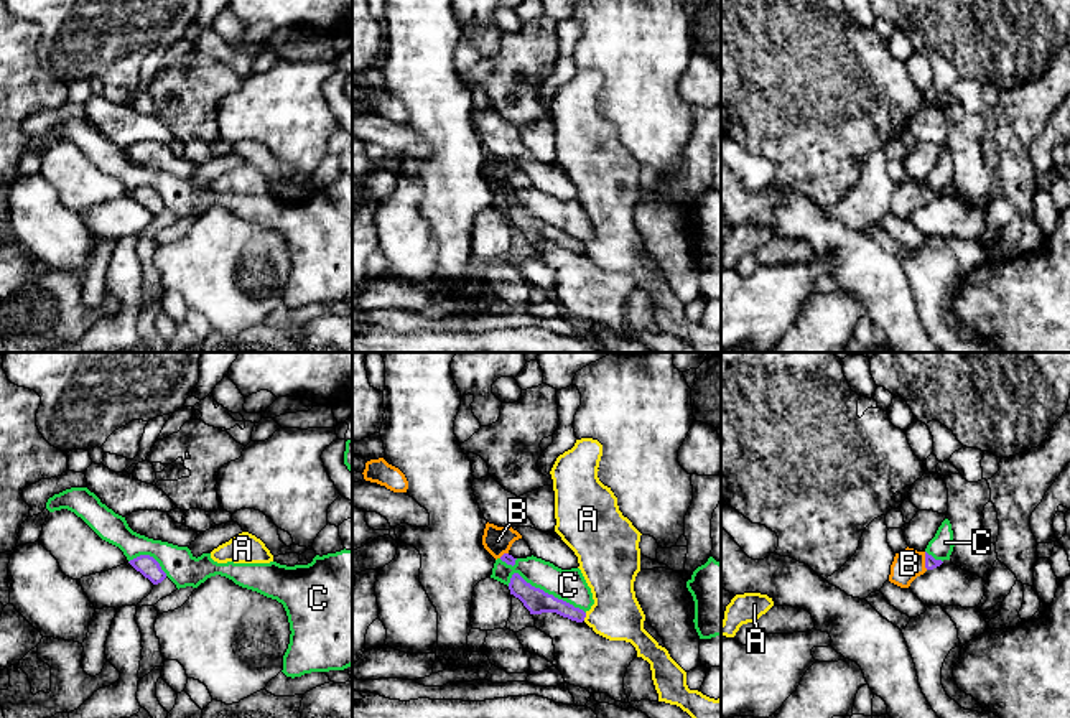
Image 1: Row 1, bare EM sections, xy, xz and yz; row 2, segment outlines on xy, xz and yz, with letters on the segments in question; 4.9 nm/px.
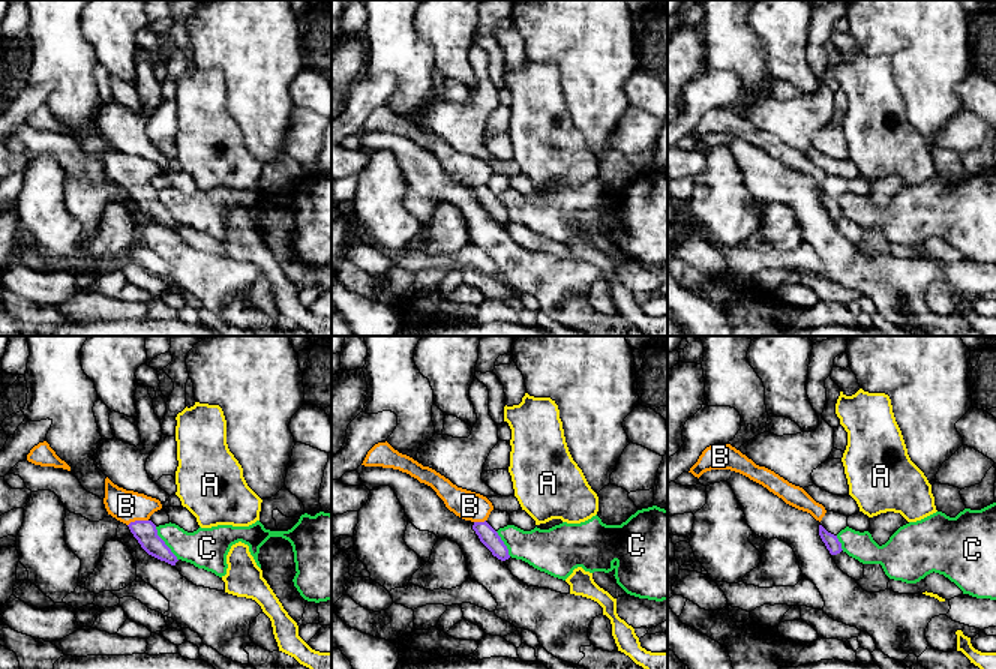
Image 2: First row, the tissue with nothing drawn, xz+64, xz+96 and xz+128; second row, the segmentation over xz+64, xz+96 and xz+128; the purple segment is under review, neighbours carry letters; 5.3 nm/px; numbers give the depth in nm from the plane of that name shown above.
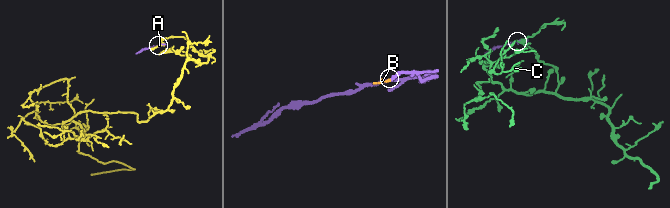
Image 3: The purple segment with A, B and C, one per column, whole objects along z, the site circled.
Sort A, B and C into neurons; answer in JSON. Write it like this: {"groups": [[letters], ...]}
{"groups": [["A"], ["B"], ["C"]]}

